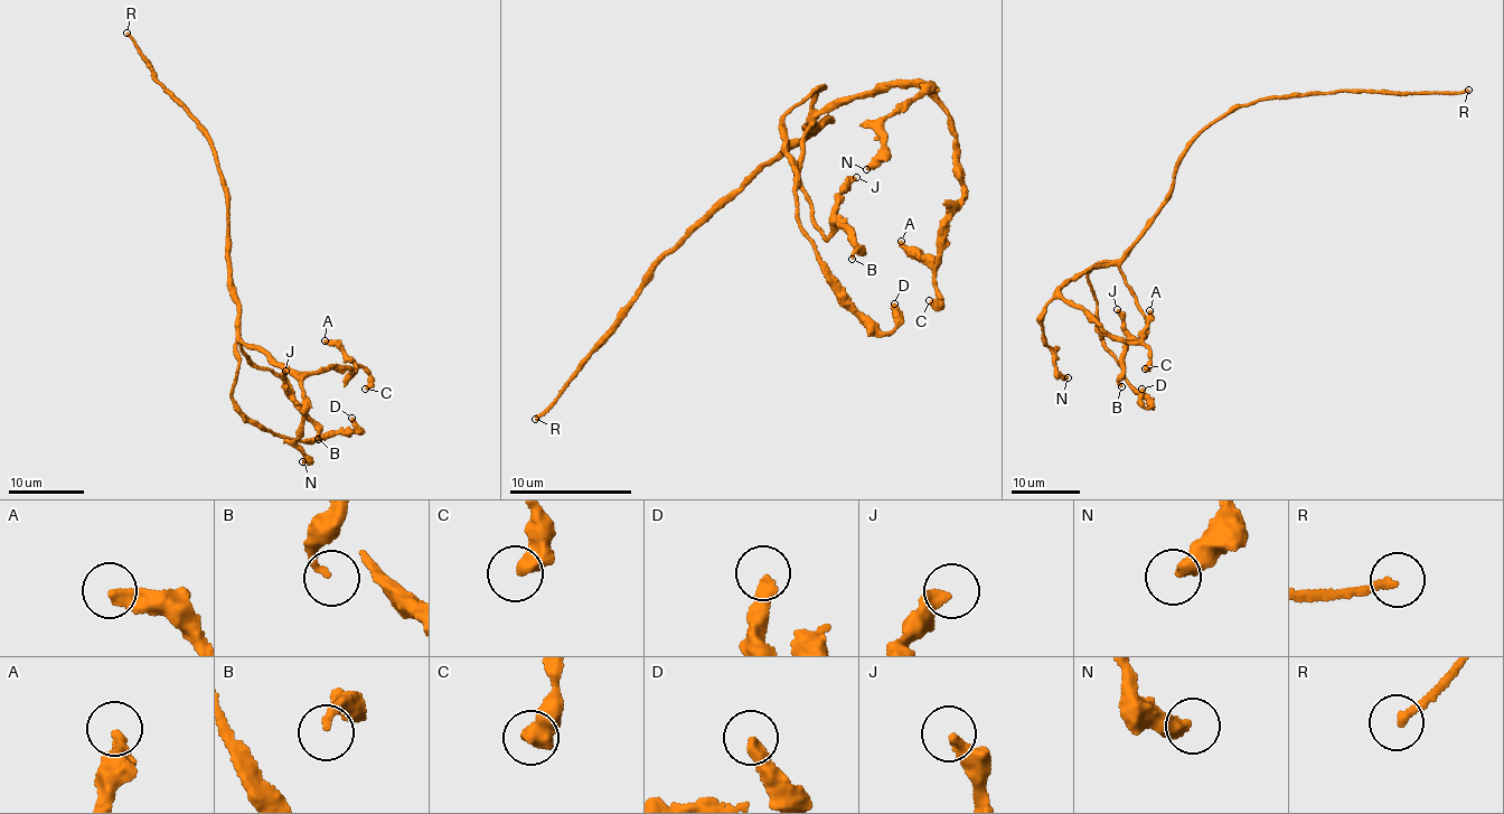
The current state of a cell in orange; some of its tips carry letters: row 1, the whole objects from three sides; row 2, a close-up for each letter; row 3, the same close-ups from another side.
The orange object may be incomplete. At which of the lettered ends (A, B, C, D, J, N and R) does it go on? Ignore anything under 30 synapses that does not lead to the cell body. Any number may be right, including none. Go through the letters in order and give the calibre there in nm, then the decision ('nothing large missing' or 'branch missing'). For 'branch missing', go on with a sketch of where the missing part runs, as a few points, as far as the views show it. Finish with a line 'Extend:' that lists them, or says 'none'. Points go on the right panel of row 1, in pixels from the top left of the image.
A: 320 nm thick; nothing large missing
B: 180 nm thick; nothing large missing
C: 500 nm thick; nothing large missing
D: 360 nm thick; nothing large missing
J: 360 nm thick; nothing large missing
N: 440 nm thick; nothing large missing
R: 190 nm thick; branch missing
Extend: R

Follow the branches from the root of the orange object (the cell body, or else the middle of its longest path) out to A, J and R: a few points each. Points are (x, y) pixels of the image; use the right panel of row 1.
A: (1174, 186), (1131, 250), (1058, 289), (1088, 309), (1106, 333), (1129, 342), (1141, 338), (1149, 310)
J: (1174, 186), (1169, 199), (1120, 263), (1120, 273), (1146, 323), (1146, 334), (1133, 337), (1117, 309)
R: (1174, 186), (1175, 164), (1186, 147), (1214, 121), (1243, 105), (1316, 92), (1468, 90)

